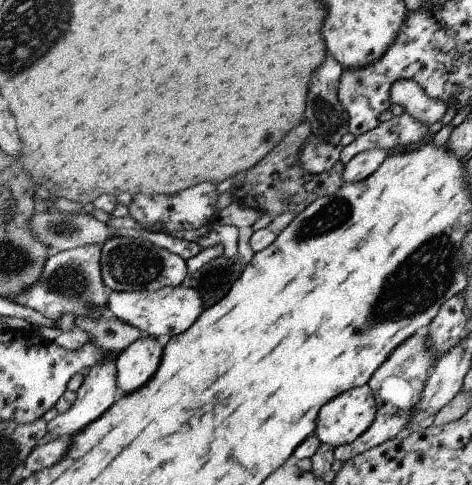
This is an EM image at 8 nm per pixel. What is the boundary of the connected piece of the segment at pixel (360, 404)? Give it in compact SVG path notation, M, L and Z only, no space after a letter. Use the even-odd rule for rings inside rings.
M365 384L350 388L329 399L318 410L314 435L320 443L331 445L333 448L353 442L373 422L376 402L370 388Z

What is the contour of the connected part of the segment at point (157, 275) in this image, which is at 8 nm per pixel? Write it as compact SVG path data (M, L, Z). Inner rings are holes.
M133 237L108 238L100 246L99 266L102 283L109 292L154 291L159 287L174 287L183 284L189 276L185 261L179 256Z

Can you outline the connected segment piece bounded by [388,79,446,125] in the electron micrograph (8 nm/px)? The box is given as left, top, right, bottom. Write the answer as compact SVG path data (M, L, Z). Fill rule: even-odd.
M398 80L389 87L389 100L421 124L430 125L443 116L445 103L430 99L412 80Z

